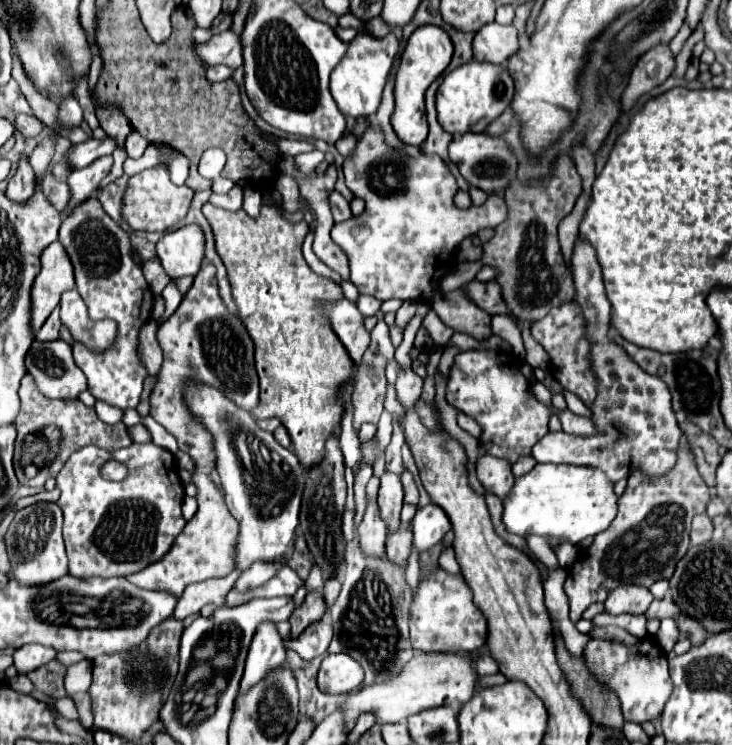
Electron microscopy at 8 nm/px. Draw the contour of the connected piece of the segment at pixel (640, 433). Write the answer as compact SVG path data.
M581 234L577 236L573 246L571 270L577 288L575 300L581 304L585 320L589 322L587 336L593 344L593 368L599 378L599 396L591 406L593 422L599 426L599 434L595 434L595 438L579 438L565 432L547 432L543 440L533 446L533 458L537 462L599 466L601 470L605 470L611 482L629 476L635 468L641 468L651 476L661 476L671 470L671 464L675 464L677 446L683 434L671 410L671 394L661 378L643 372L625 354L623 348L609 340L607 330L611 320L611 304L605 296L595 250Z

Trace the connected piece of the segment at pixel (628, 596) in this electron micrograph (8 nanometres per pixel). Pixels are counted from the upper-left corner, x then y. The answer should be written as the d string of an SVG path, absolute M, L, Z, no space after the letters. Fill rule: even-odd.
M627 584L611 590L609 598L605 600L605 610L609 614L643 614L649 604L653 602L653 594L649 592L647 586L637 586L637 584Z

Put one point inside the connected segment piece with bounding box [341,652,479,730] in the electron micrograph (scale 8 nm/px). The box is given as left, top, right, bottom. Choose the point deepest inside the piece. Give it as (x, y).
(429, 680)

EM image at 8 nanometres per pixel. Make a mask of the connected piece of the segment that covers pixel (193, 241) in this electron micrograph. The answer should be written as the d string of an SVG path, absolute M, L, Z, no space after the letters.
M187 224L165 232L157 242L157 256L173 280L195 276L205 256L205 234L201 226Z

